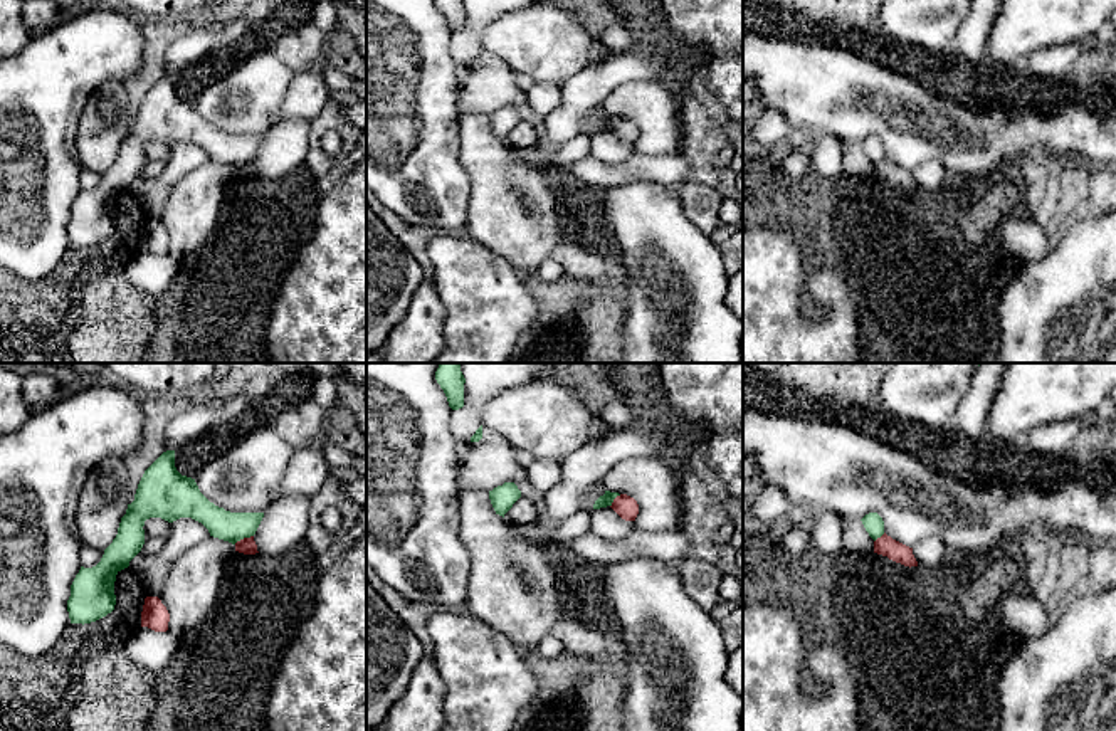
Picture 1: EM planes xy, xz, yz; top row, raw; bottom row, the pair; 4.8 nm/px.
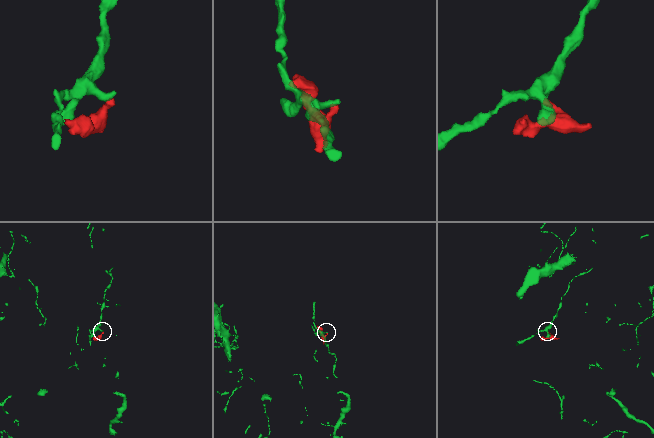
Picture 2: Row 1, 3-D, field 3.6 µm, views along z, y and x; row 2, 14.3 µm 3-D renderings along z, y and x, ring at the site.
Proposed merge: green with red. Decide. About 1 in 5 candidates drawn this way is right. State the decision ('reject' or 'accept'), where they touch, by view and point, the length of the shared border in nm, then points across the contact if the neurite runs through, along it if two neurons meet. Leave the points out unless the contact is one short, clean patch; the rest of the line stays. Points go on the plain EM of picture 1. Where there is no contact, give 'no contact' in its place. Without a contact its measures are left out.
reject; meets green in xy at (242, 162); contact 100 nm long; border along xy (252, 158), (234, 167)

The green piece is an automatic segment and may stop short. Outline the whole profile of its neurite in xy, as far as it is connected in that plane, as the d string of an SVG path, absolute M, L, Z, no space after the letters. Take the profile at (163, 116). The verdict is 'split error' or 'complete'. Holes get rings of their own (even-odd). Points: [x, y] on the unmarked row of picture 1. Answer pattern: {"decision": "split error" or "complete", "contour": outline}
{"decision": "complete", "contour": "M175 74L163 76L143 97L134 124L121 141L118 158L92 192L81 190L71 208L67 235L71 247L91 247L114 234L116 198L145 168L145 145L161 141L173 146L192 141L202 146L210 160L235 168L255 158L264 136L230 136L210 126L195 103L175 91Z"}

